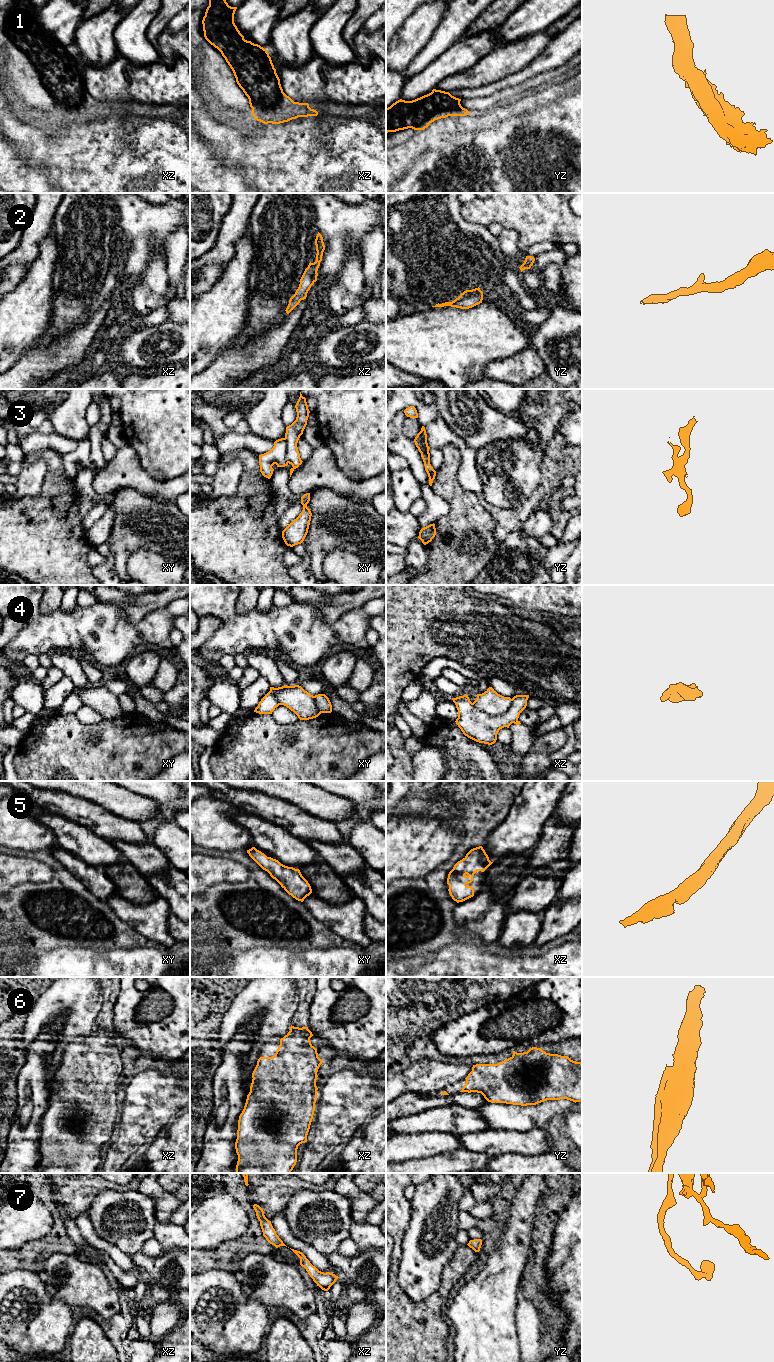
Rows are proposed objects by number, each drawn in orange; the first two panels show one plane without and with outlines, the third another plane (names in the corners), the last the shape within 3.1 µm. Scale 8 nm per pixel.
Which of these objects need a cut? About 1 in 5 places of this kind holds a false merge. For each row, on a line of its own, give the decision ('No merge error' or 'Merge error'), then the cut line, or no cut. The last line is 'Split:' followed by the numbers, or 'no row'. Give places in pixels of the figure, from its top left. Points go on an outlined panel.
1: No merge error. No split
2: No merge error. No split
3: Merge error. Split along xy (284, 438), (285, 459), (287, 463)
4: Merge error. Split along xz (512, 699), (510, 707), (501, 714), (487, 714), (472, 703)
5: No merge error. No split
6: No merge error. No split
7: No merge error. No split
Split: 3, 4

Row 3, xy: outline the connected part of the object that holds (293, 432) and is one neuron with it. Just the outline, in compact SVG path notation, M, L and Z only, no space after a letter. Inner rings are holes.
M301 392L295 408L297 412L296 420L286 427L285 433L286 460L294 469L298 468L303 462L300 458L297 443L307 425L310 413L306 398L302 396Z

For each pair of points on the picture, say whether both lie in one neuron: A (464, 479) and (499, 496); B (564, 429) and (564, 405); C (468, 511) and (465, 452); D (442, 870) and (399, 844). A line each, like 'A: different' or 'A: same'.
A: different
B: different
C: different
D: different

